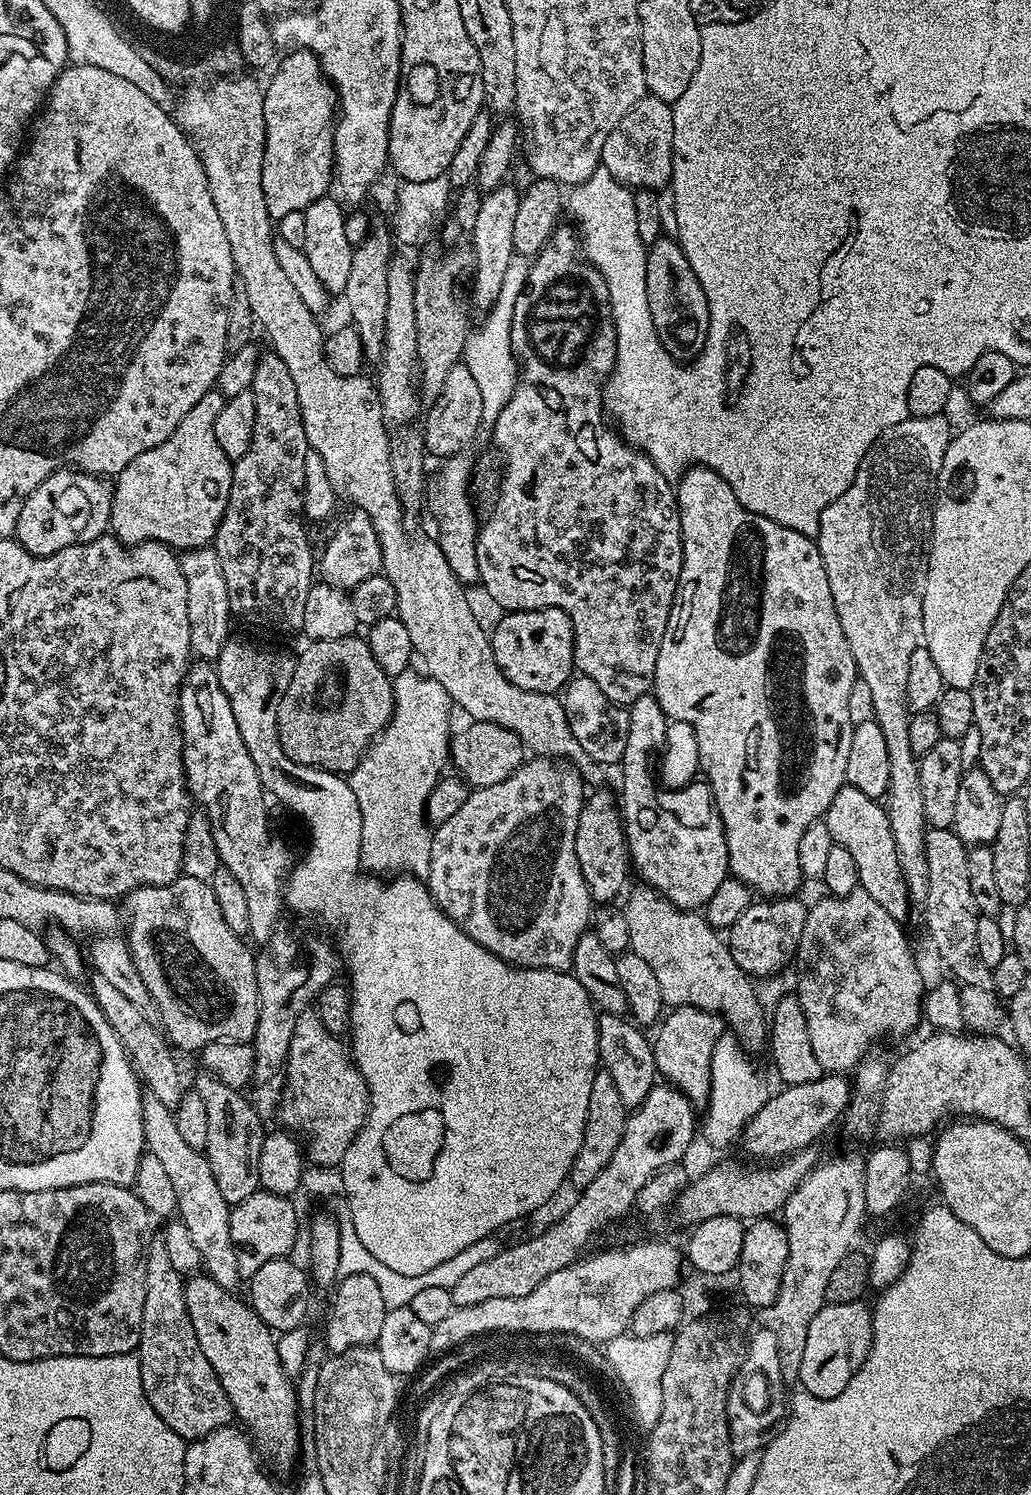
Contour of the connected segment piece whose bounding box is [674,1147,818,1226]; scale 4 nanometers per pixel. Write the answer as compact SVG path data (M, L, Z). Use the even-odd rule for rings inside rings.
M815 1147L803 1148L801 1152L794 1152L791 1156L772 1162L769 1168L751 1168L748 1164L716 1164L709 1172L704 1172L700 1177L693 1179L687 1188L680 1193L674 1201L676 1216L684 1224L703 1225L704 1221L719 1216L732 1216L741 1222L751 1222L757 1218L768 1218L779 1213L784 1203L790 1198L790 1194L801 1184L808 1173L818 1163L817 1149Z

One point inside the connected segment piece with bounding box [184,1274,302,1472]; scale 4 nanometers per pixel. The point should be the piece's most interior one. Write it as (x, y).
(241, 1348)

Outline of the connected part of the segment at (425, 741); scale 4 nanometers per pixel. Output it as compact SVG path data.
M407 670L393 679L392 714L365 750L358 766L346 776L350 790L354 790L354 798L358 798L358 810L362 810L360 867L368 874L407 874L424 878L430 870L432 832L426 823L424 807L428 795L445 771L444 763L448 760L448 719L454 713L454 705L439 682L417 672Z

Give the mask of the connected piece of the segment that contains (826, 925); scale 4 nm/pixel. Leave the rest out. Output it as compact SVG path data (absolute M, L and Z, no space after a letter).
M858 887L845 896L825 895L824 900L820 900L816 905L808 908L806 926L802 926L802 938L800 945L796 948L795 959L800 960L800 981L794 988L794 995L802 1002L802 1010L806 1014L806 1024L810 1026L810 1042L814 1045L814 1054L818 1057L818 1062L828 1074L848 1074L855 1069L856 1065L873 1051L876 1040L883 1036L904 1036L907 1032L915 1030L922 1024L922 1009L924 1007L924 997L926 995L926 983L924 976L920 973L920 968L916 965L916 956L908 946L908 940L904 937L901 921L890 918L886 914L886 909L874 902L870 894L866 894L863 888Z

